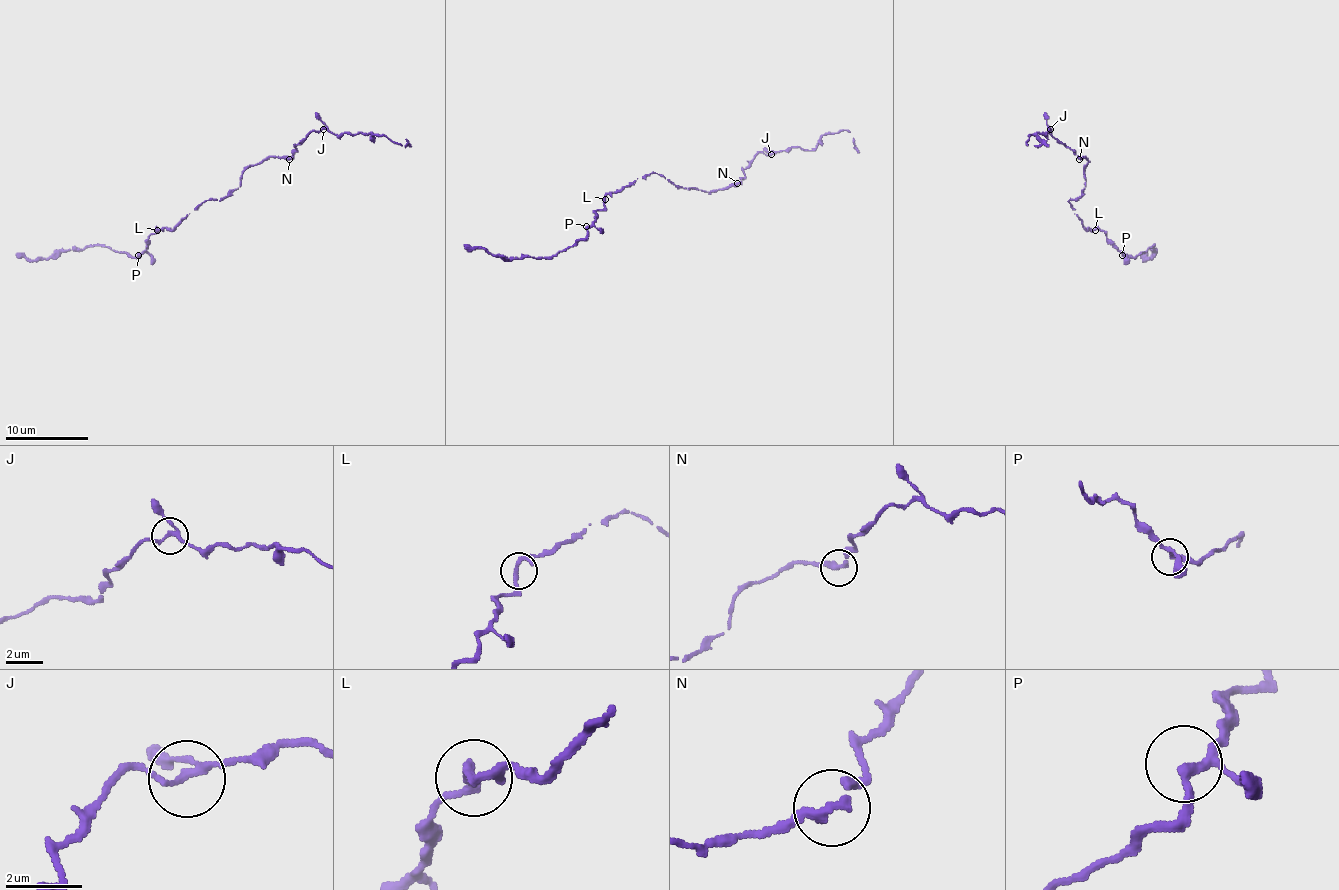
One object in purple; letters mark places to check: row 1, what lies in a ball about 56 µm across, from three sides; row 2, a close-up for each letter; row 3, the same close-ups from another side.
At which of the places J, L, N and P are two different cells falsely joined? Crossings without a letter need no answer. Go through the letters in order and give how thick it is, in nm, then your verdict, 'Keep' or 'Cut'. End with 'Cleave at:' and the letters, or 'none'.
J: Thickness 170 nm. Keep
L: Thickness 170 nm. Keep
N: Thickness 240 nm. Keep
P: Thickness 200 nm. Keep
Cleave at: none

